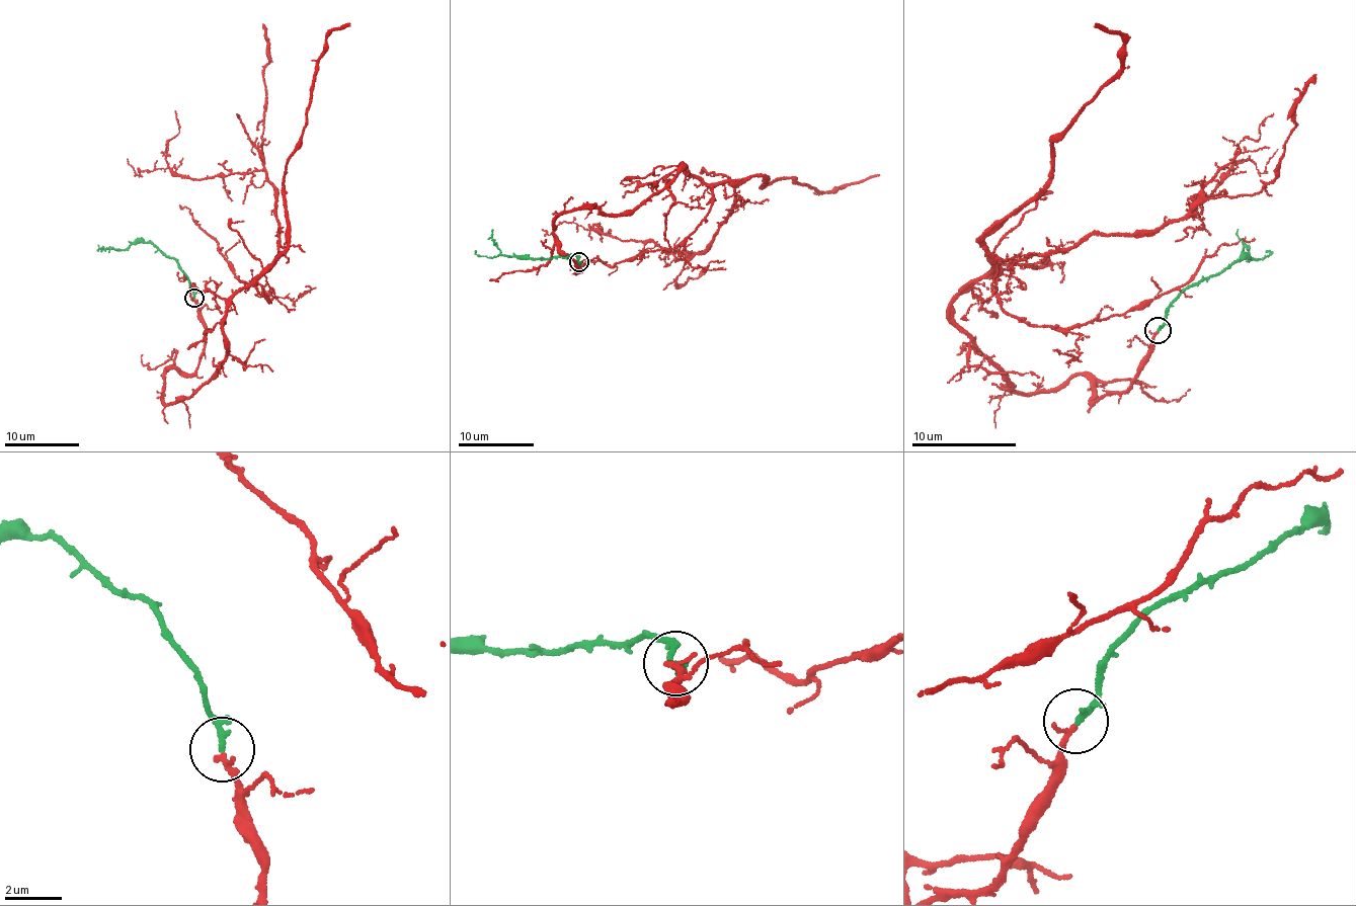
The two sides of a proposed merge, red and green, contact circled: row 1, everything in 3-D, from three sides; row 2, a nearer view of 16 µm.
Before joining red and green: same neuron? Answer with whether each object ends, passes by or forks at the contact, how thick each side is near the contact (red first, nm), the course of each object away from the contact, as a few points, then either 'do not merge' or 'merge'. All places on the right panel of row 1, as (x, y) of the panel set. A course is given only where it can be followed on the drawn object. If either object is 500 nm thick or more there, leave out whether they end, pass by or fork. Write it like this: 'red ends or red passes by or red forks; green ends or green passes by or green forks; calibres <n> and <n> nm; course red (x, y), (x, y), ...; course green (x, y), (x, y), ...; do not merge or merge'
red ends; green passes by; calibres 220 and 150 nm; course red (1158, 332), (1124, 390), (1095, 403), (1072, 375), (1017, 395), (952, 304), (999, 260), (1196, 213), (1277, 149); course green (1158, 330), (1169, 307), (1191, 285), (1239, 261), (1247, 253), (1251, 260), (1265, 258), (1267, 251); merge

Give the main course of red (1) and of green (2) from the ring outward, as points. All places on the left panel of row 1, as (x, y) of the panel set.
1: (194, 299), (204, 348), (161, 376), (174, 404), (280, 255), (277, 197), (263, 170), (138, 175), (128, 158)
2: (194, 297), (177, 262), (149, 242), (137, 239), (124, 249), (97, 250)

